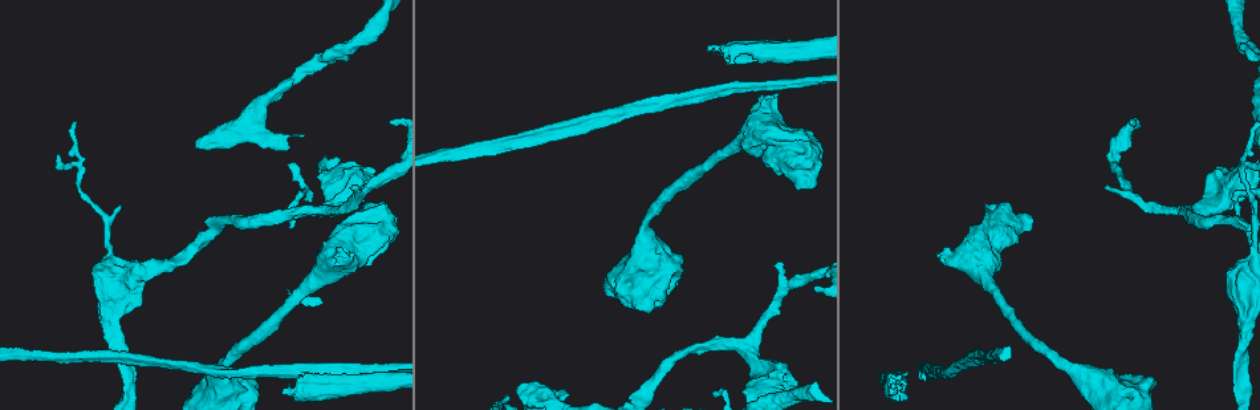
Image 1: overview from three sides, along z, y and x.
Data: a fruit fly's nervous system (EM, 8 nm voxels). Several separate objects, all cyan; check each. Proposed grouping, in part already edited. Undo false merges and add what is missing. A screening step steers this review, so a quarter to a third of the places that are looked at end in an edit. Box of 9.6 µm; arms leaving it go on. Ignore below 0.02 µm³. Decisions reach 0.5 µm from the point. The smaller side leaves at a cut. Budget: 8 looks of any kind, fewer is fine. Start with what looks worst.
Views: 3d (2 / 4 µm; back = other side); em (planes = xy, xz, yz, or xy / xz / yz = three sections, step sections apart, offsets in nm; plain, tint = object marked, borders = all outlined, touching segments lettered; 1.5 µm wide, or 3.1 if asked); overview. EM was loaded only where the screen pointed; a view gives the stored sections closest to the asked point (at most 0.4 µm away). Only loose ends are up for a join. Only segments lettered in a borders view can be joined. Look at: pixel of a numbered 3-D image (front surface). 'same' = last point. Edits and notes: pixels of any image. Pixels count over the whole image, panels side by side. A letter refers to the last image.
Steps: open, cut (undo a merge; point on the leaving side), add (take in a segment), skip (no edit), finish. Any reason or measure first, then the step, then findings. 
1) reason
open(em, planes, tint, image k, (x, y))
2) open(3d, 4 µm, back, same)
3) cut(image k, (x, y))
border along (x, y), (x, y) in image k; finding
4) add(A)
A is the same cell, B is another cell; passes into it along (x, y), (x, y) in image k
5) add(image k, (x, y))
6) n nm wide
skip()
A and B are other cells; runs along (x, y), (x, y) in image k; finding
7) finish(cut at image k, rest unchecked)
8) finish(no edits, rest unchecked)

thick end
open(3d, 2 µm, image 1, (352, 252))

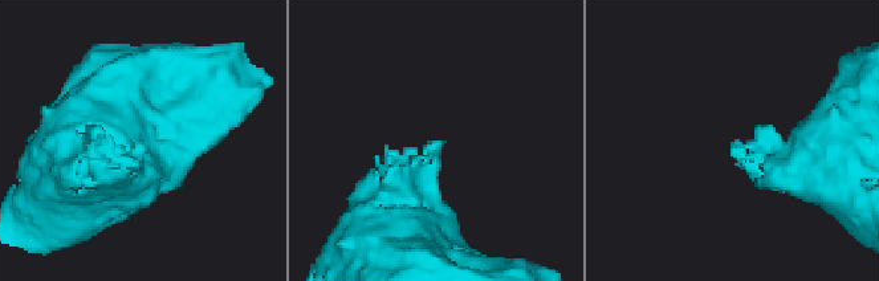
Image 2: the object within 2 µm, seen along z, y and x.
open(em, planes, borders, image 2, (144, 142))

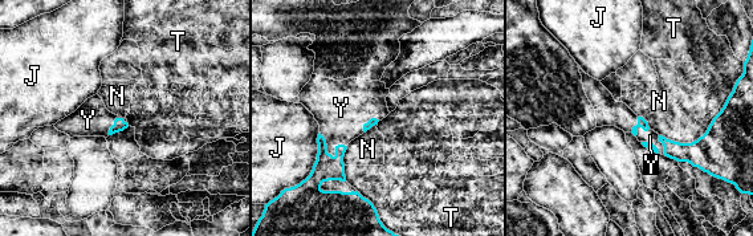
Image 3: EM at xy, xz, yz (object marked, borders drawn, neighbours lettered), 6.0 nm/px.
add(Y)
Y is the same cell, J, N and T are other cells; passes into it along (326, 167), (330, 154), (341, 114) in image 3; the cell continues

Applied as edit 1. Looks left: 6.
redraw
open(overview)

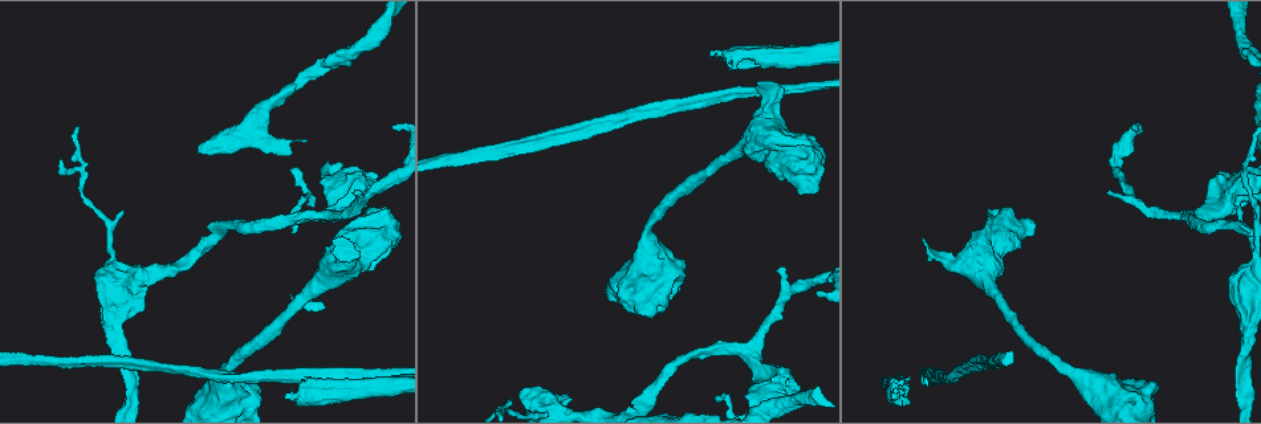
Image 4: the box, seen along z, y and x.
free end
open(3d, 2 µm, image 4, (285, 394))

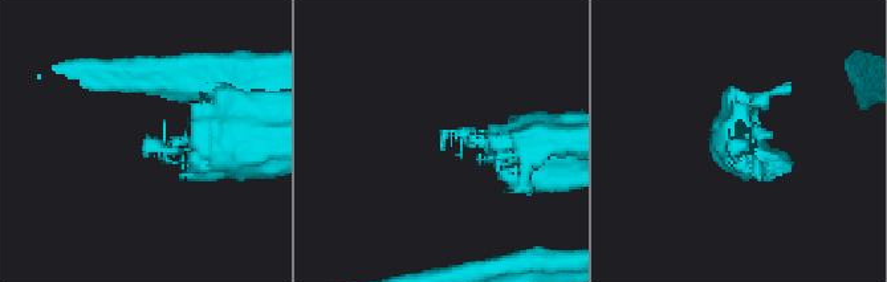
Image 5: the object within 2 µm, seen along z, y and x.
need the tissue
open(em, xy, step 8, borders, image 5, (147, 139))

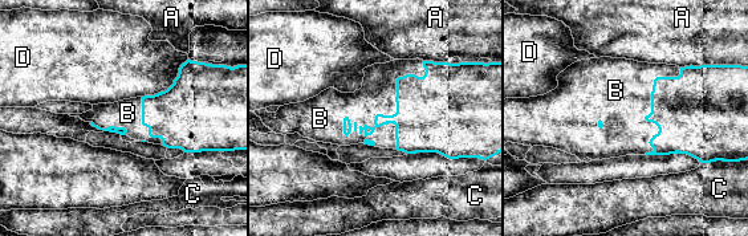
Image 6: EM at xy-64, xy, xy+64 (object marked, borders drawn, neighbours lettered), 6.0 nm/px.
add(B)
B is the same cell, A, C and D are other cells; the cell continues

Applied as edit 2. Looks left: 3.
finish(add at image 3, add at image 6, rest unchecked)

